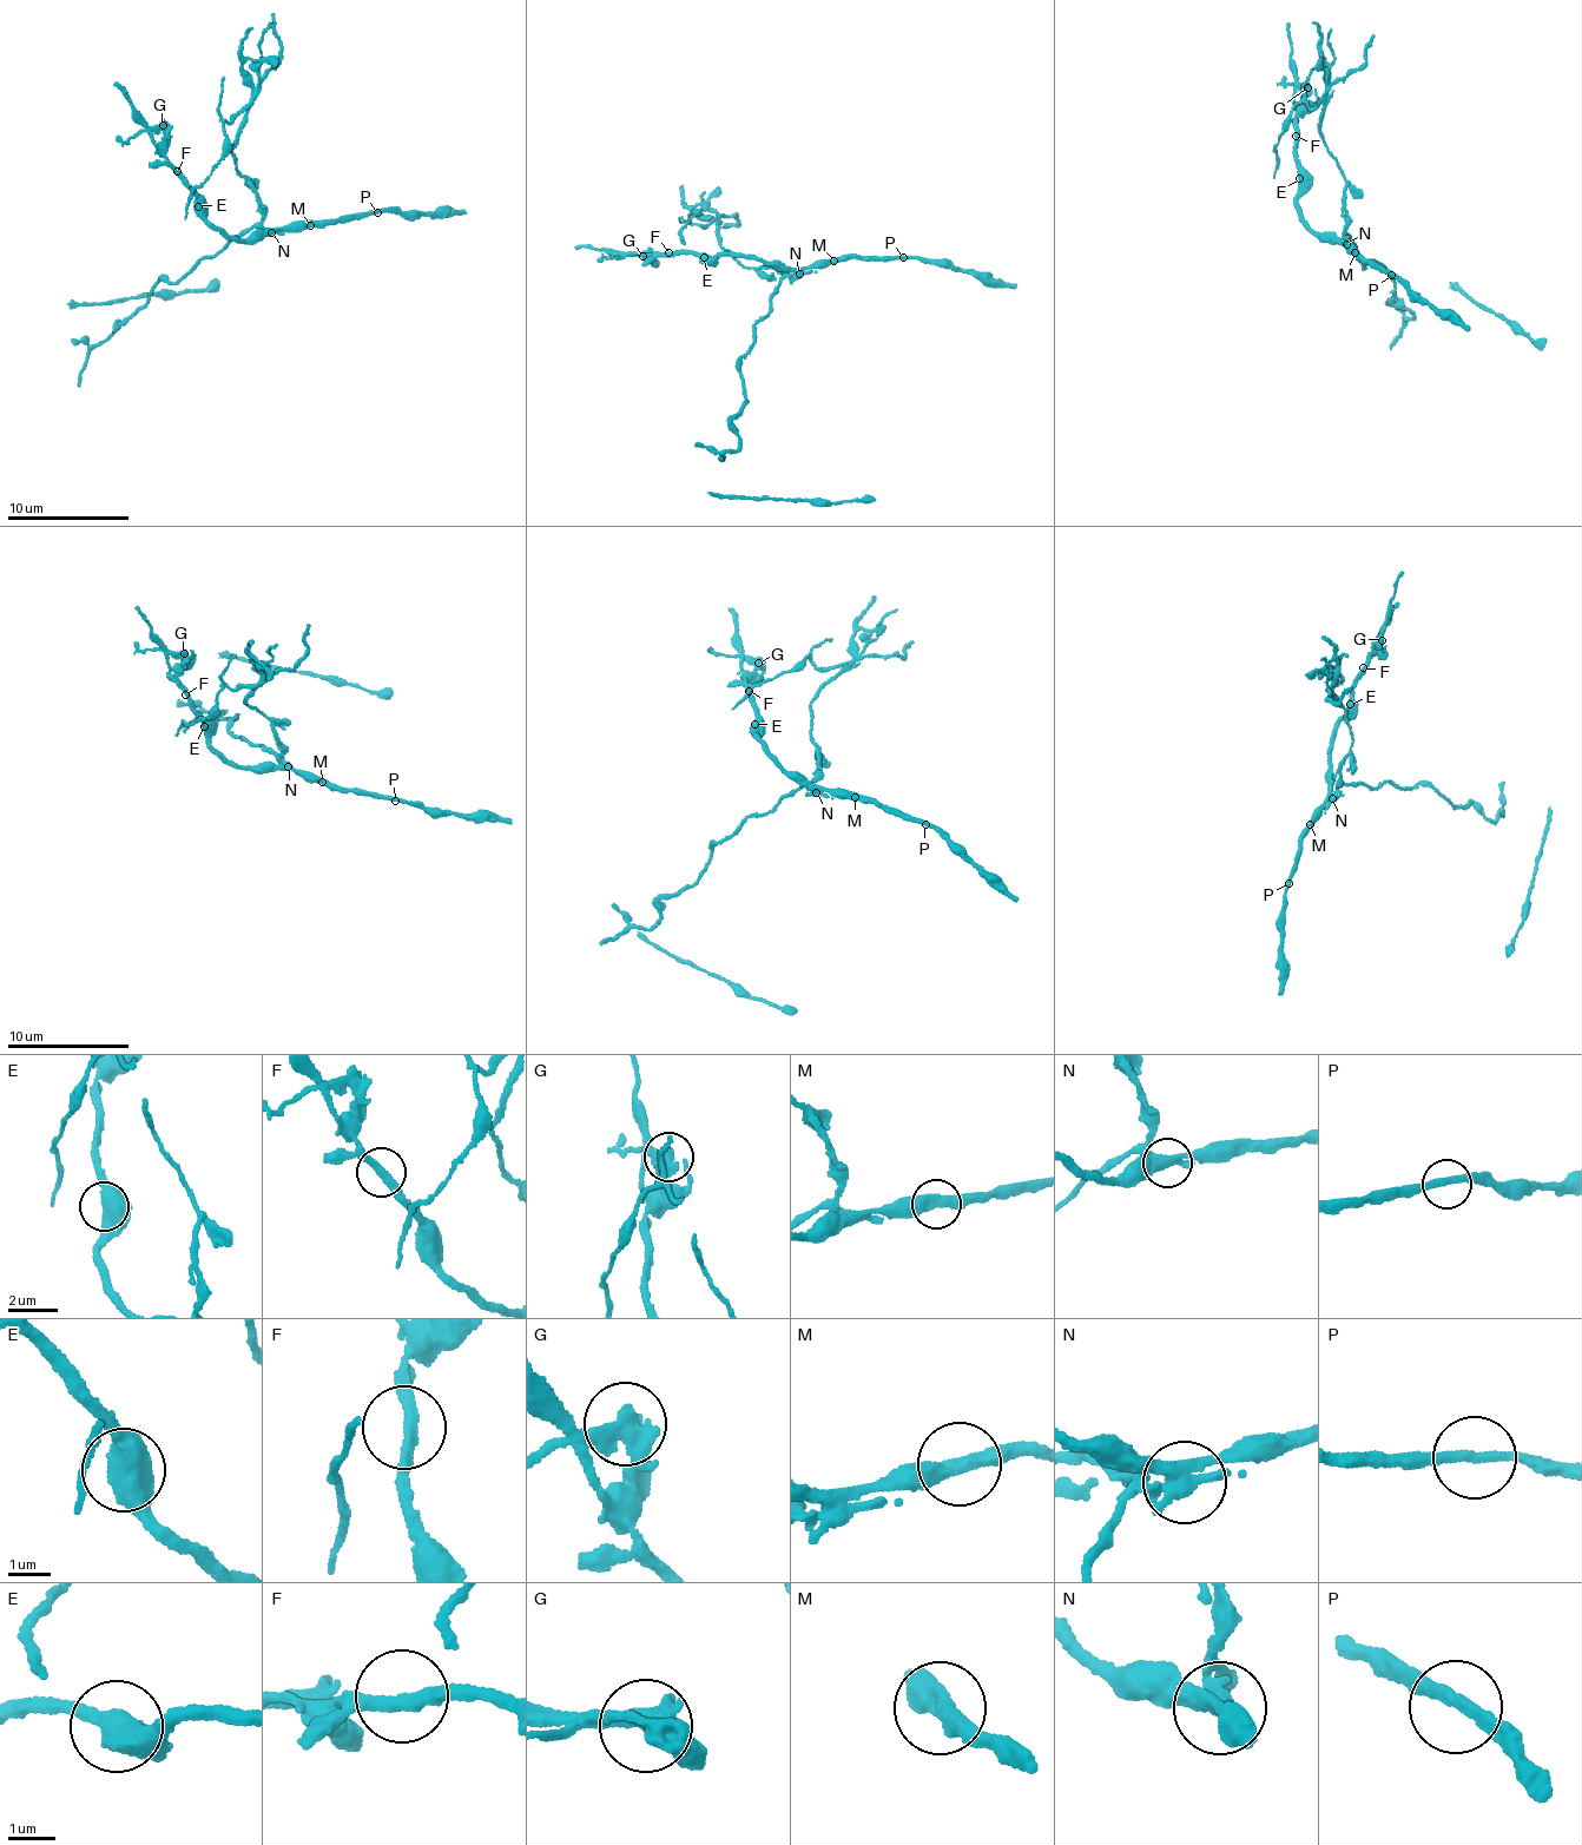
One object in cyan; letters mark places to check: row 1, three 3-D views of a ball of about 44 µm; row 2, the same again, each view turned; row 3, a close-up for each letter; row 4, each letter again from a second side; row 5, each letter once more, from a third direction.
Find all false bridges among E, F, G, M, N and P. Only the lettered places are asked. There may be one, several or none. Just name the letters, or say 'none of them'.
N

